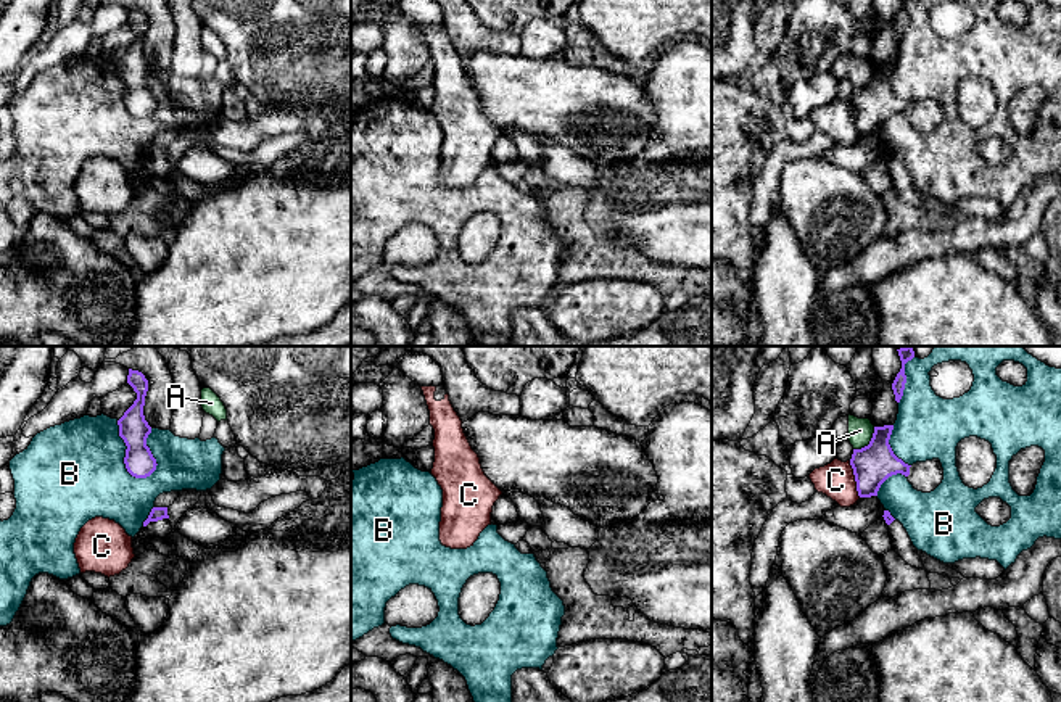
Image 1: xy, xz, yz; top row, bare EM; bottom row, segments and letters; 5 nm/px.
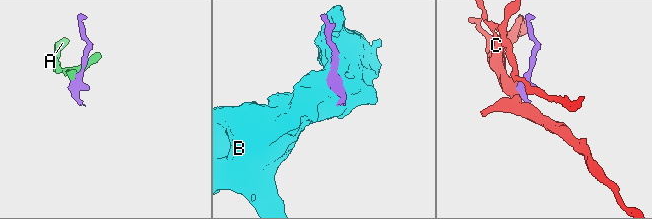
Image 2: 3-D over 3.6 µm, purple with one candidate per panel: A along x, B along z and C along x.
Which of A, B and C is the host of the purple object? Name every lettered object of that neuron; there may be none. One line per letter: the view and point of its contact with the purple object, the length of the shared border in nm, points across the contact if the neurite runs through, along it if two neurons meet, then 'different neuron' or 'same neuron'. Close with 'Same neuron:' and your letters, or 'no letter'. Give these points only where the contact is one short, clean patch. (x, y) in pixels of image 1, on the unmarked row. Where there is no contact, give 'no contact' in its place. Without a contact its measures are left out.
A: yz (870, 82) | 160 nm | along yz (875, 66), (871, 79), (862, 87), (854, 89) | different neuron
B: xy (126, 95) | 340 nm | different neuron
C: yz (855, 118) | 190 nm | along yz (849, 100), (854, 110), (855, 129), (860, 136) | different neuron
Same neuron: no letter

